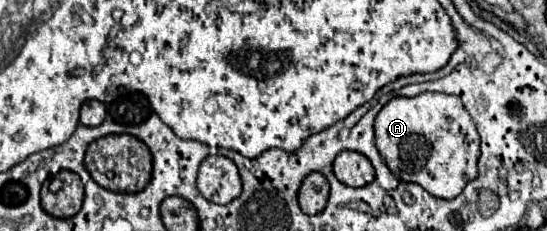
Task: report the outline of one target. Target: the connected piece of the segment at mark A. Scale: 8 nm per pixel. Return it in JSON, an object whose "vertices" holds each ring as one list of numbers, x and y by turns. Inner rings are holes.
{"vertices":[[420,93,416,97,394,97,390,99,376,117,376,147,386,159,390,171,400,181,410,181,422,185,430,195,440,199,454,199,462,193,464,185,478,177,478,157,480,157,480,135,456,95,446,93]]}

